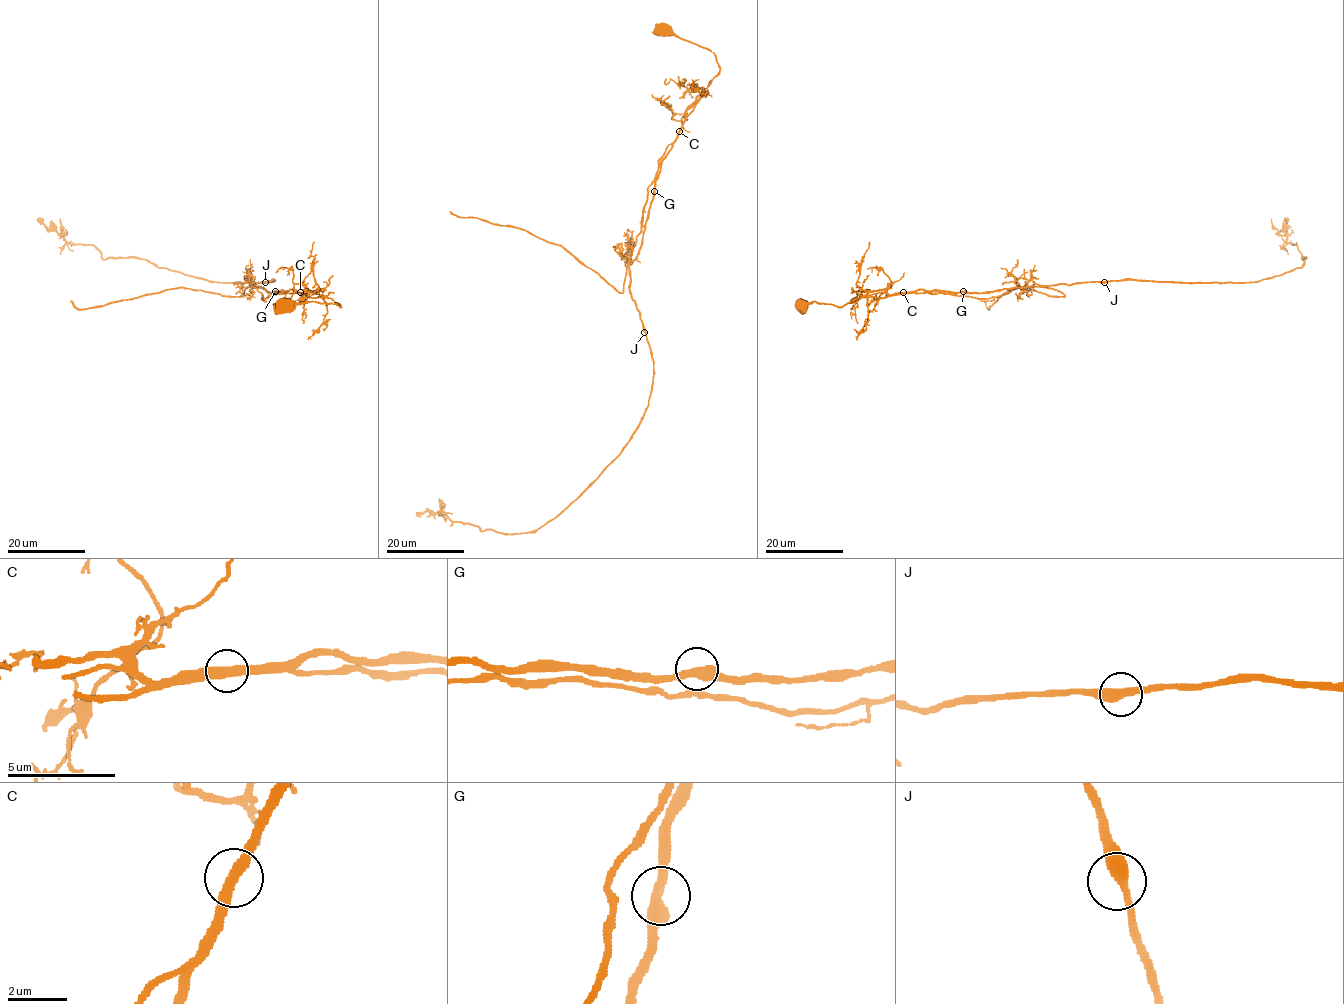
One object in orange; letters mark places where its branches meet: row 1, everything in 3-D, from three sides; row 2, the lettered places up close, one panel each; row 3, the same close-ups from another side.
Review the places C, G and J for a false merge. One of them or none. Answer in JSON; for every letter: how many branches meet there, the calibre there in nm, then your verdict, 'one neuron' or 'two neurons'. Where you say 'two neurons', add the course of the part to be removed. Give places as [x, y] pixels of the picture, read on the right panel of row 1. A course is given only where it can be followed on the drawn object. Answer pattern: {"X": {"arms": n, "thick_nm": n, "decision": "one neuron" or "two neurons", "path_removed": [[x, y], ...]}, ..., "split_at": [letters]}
{"C": {"arms": 2, "thick_nm": 400, "decision": "two neurons", "path_removed": [[903, 293], [990, 293], [1034, 284], [1122, 280], [1259, 282], [1305, 260], [1286, 240], [1282, 228], [1287, 217]]}, "G": {"arms": 2, "thick_nm": 400, "decision": "one neuron"}, "J": {"arms": 2, "thick_nm": 400, "decision": "one neuron"}, "split_at": ["C"]}

